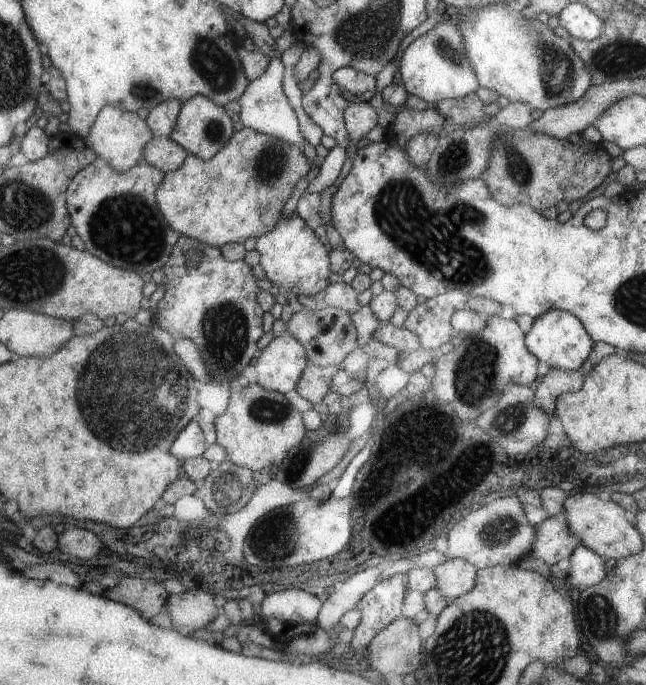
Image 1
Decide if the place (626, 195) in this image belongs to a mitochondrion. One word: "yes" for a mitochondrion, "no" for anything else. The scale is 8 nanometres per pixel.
no

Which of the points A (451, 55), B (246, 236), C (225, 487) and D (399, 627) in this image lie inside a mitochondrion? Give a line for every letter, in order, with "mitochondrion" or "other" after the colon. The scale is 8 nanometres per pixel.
A: mitochondrion
B: other
C: mitochondrion
D: other

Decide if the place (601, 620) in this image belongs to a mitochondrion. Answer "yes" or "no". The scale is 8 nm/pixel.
yes

